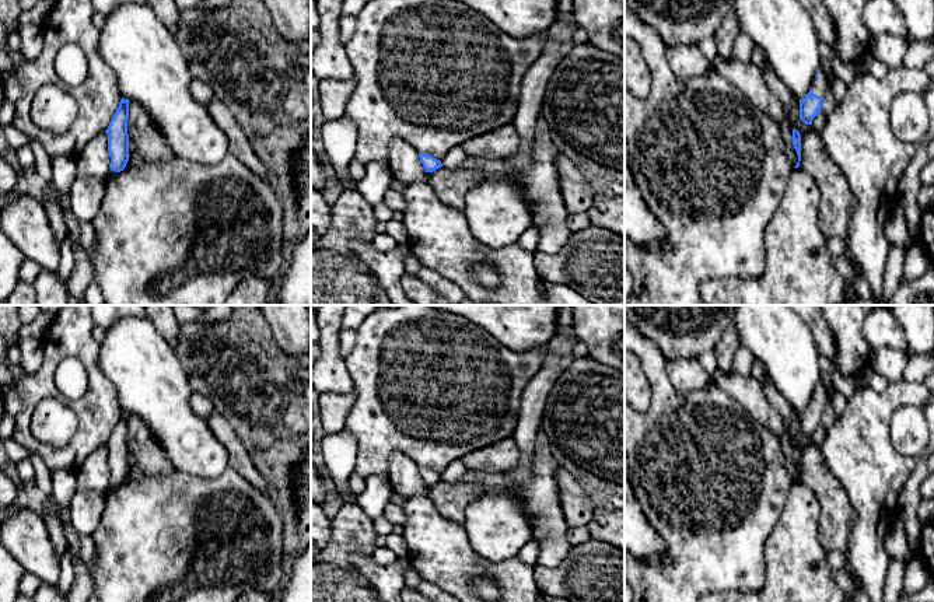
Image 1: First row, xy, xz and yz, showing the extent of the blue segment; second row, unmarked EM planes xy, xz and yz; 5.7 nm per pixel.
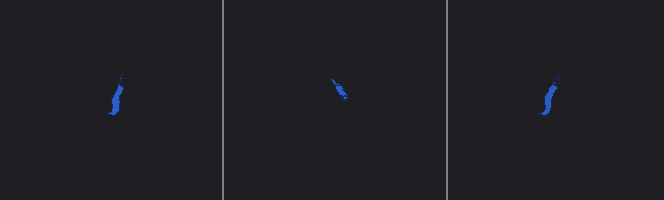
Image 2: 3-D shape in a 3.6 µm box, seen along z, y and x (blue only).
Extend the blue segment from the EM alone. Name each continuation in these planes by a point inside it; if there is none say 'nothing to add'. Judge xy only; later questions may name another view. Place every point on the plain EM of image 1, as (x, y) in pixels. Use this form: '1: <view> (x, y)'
nothing to add

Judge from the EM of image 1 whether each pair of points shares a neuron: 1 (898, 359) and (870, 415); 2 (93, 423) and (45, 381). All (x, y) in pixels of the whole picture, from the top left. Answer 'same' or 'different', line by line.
1: different
2: same

